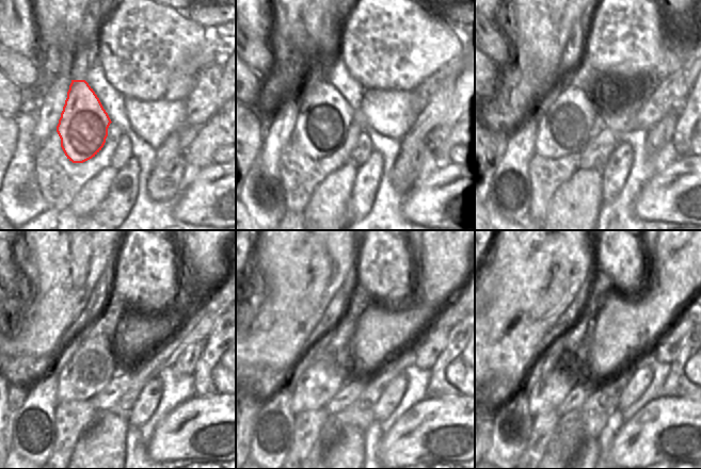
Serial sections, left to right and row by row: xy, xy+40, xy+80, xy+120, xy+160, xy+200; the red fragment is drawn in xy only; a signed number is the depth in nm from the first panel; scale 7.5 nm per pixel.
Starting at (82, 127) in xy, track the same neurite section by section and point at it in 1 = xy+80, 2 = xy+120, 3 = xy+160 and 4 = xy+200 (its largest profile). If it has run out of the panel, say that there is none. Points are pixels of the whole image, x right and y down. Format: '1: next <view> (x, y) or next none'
1: next xy+80 (564, 118)
2: next xy+120 (93, 365)
3: next xy+160 (319, 383)
4: next xy+200 (547, 394)

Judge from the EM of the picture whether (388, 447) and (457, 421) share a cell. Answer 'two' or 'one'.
one

